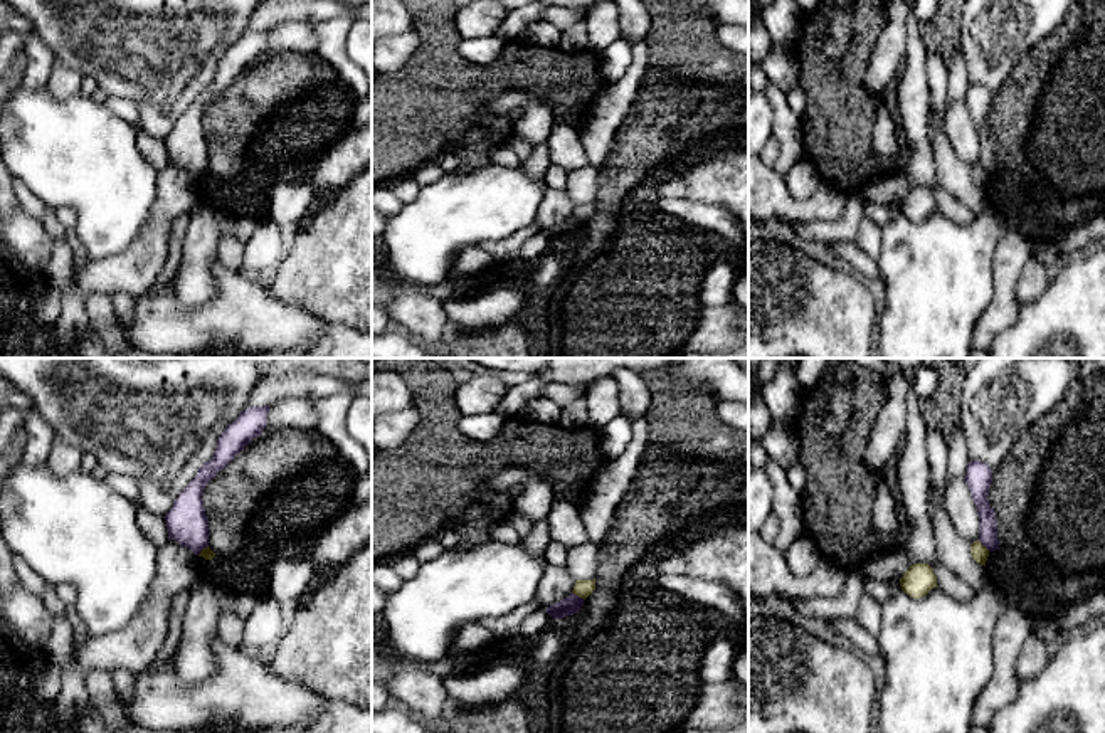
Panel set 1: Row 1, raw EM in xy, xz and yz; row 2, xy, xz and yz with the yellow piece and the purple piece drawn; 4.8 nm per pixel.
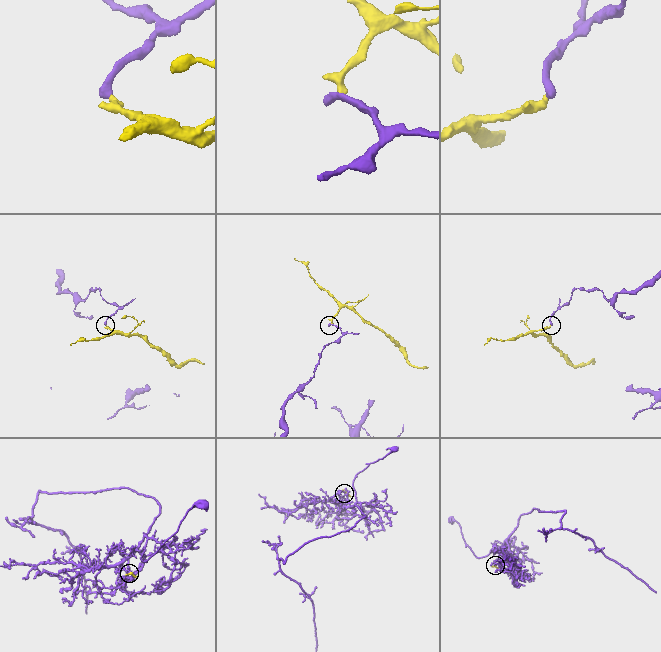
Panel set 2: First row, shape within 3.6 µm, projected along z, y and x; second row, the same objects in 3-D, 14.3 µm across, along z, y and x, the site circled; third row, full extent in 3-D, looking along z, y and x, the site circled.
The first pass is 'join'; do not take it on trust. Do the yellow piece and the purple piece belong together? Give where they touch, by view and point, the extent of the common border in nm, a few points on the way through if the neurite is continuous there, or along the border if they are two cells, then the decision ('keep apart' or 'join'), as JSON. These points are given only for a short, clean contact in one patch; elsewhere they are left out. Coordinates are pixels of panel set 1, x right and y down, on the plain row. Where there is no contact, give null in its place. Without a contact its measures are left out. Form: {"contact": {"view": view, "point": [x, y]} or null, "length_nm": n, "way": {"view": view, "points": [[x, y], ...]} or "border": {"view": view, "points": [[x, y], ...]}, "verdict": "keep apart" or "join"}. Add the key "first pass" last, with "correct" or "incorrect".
{"contact": {"view": "xz", "point": [579, 219]}, "length_nm": 70, "border": {"view": "xz", "points": [[572, 216], [584, 222]]}, "verdict": "keep apart", "first pass": "incorrect"}

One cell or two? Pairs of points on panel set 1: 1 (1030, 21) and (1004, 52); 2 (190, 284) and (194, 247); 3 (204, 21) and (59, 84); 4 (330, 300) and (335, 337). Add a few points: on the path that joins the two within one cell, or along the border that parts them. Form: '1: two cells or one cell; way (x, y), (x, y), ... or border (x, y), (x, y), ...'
1: one cell; way (1021, 29), (1006, 44)
2: one cell; way (194, 276), (194, 256)
3: two cells; border (54, 59), (76, 68), (83, 74)
4: two cells; border (330, 321), (340, 321), (354, 330)

